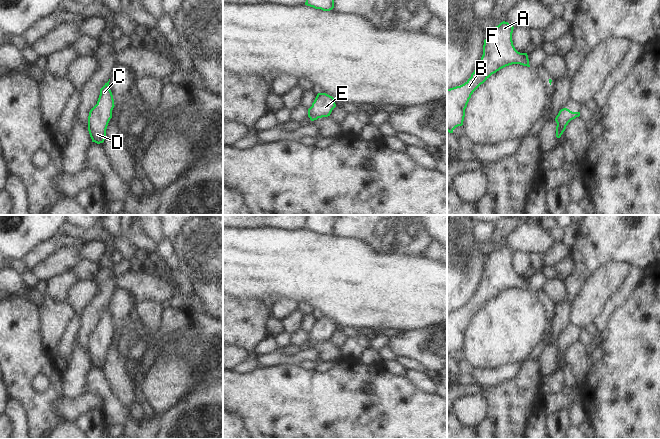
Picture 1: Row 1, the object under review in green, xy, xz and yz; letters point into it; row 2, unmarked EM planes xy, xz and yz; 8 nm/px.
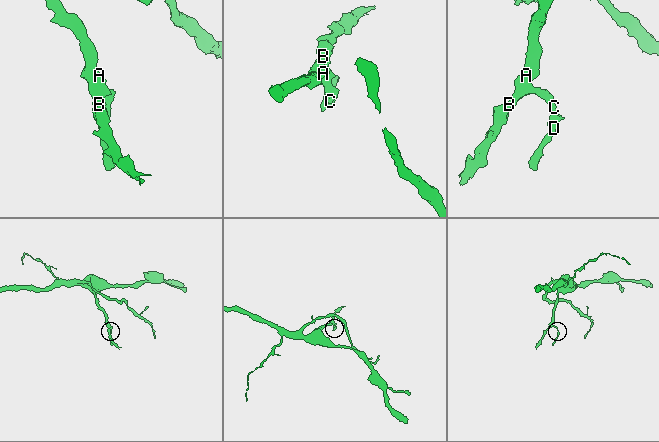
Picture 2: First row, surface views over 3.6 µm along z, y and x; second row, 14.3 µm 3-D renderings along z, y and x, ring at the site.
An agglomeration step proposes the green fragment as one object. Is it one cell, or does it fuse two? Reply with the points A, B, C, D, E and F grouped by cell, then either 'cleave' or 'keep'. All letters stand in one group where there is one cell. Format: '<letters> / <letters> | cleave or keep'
A B C D E F | keep

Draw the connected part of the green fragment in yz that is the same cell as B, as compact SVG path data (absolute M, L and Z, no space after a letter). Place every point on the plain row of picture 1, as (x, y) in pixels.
M501 246L484 264L483 279L471 301L462 309L447 313L447 355L463 349L465 333L473 316L500 293L520 288L530 291L527 277L518 276L512 265L514 251Z

